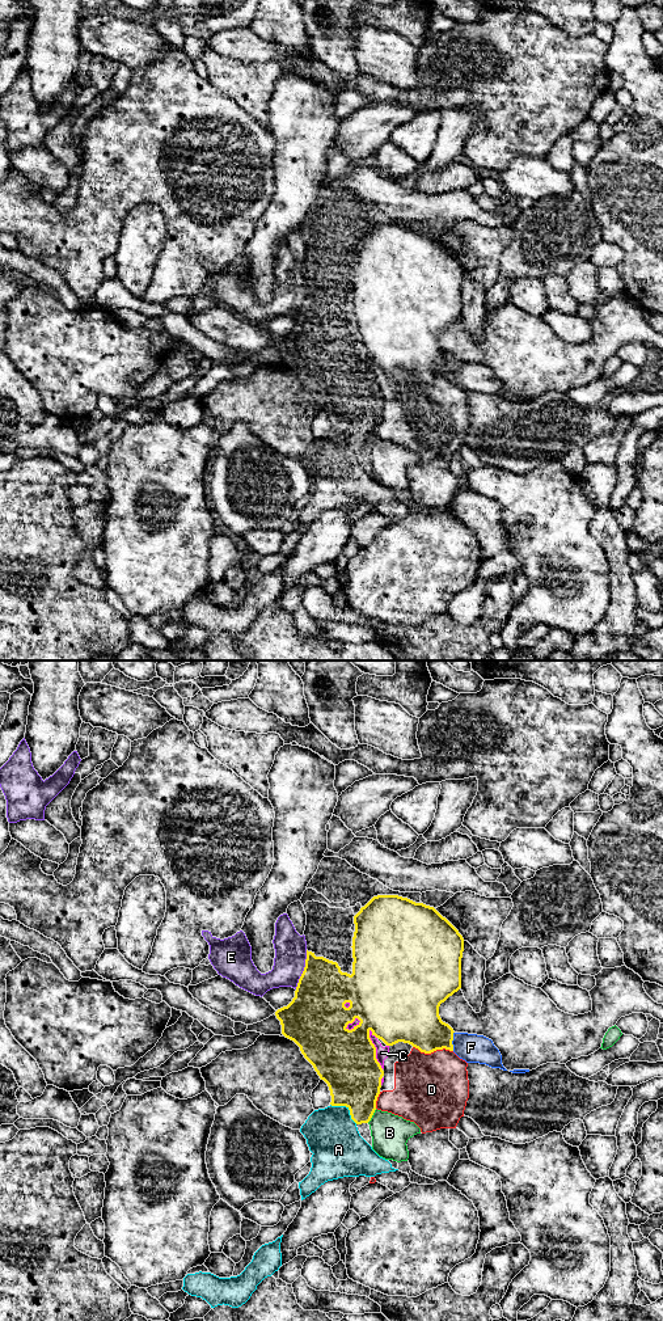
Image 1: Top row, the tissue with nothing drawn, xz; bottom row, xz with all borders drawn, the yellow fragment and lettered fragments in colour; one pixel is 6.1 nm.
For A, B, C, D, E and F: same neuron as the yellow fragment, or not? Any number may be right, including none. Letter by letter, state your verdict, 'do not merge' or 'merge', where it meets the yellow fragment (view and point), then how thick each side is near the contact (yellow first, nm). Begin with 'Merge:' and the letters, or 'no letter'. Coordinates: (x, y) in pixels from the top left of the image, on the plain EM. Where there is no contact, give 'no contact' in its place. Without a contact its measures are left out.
Merge: no letter
A: do not merge; meets yellow in xz at (346, 435); 340 nm thick on the yellow side, 320 nm on the other
B: do not merge; meets yellow in xz at (372, 443); 340 nm thick on the yellow side, 220 nm on the other
C: do not merge; meets yellow in xz at (375, 378); 380 nm thick on the yellow side, 80 nm on the other
D: do not merge; meets yellow in xz at (433, 380); 320 nm thick on the yellow side, 440 nm on the other
E: do not merge; meets yellow in xz at (304, 299); 320 nm thick on the yellow side, 190 nm on the other
F: do not merge; meets yellow in xz at (452, 368); 280 nm thick on the yellow side, 180 nm on the other

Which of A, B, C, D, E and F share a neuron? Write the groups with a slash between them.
A / B / C D / E / F

